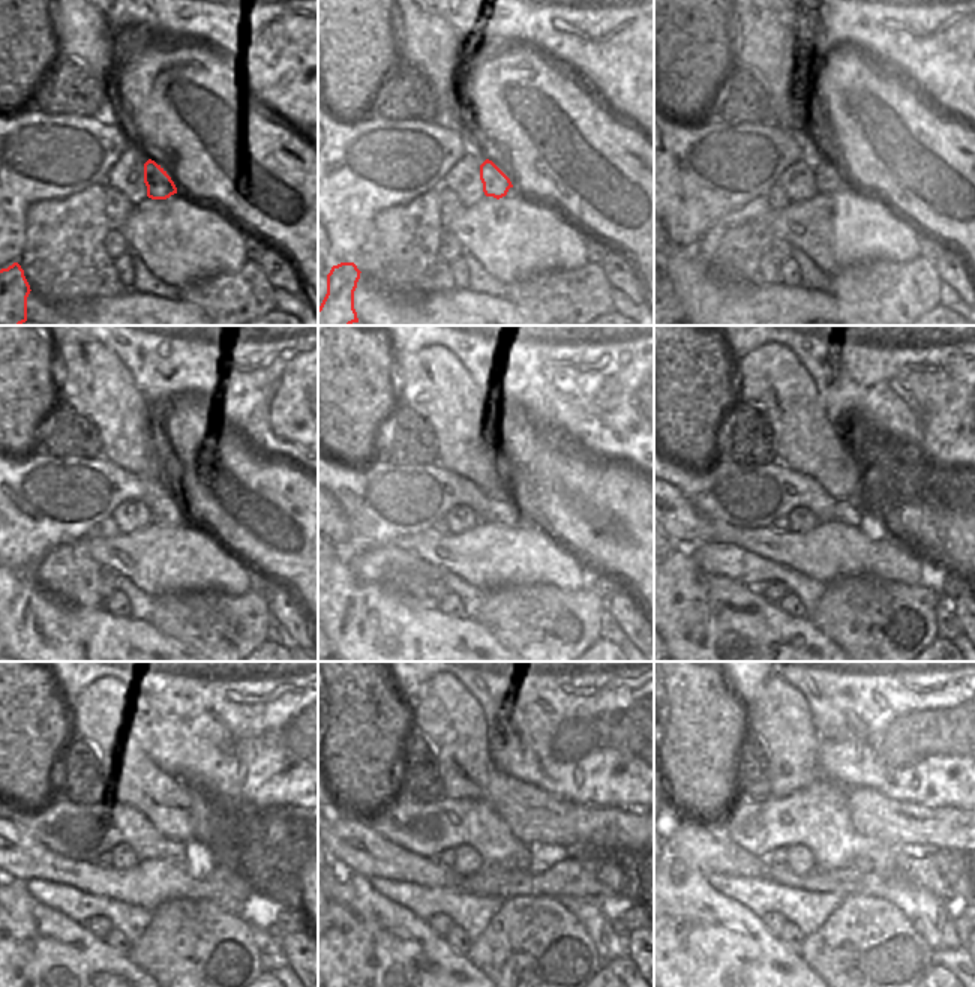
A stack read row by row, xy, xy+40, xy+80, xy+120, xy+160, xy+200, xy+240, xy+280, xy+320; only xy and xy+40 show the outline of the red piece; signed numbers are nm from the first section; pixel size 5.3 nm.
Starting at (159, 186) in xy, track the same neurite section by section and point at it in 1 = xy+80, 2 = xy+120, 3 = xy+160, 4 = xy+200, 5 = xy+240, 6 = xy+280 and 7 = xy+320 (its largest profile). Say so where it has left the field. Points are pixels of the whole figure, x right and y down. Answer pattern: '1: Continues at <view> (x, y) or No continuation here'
1: Continues at xy+80 (830, 176)
2: Continues at xy+120 (164, 513)
3: Continues at xy+160 (512, 512)
4: Continues at xy+200 (848, 512)
5: Continues at xy+240 (182, 858)
6: Continues at xy+280 (522, 861)
7: Continues at xy+320 (863, 864)

